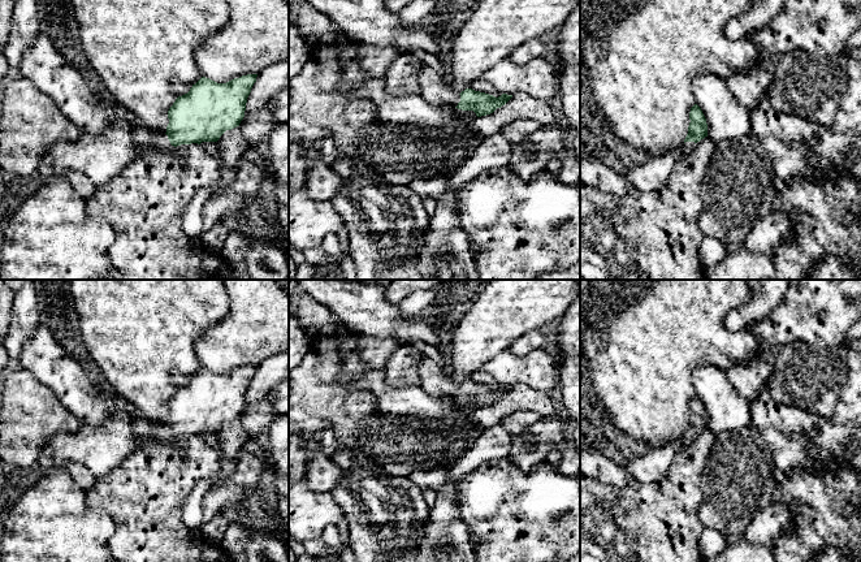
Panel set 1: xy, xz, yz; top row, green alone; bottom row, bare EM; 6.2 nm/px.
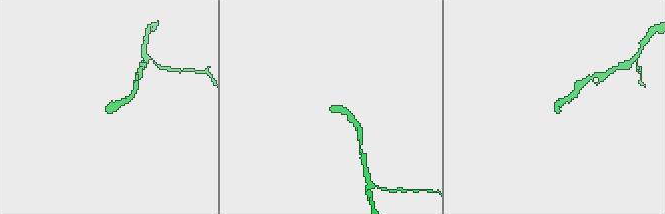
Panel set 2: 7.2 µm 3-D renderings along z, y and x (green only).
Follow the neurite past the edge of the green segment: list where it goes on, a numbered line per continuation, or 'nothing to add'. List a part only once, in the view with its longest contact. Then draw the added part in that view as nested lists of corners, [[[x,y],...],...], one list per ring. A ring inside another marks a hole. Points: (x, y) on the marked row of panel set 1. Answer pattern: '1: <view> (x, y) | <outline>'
1: xy (146, 138) | [[[137,124],[133,129],[133,140],[144,150],[157,148],[161,151],[170,151],[174,148],[166,134],[153,131],[140,124]]]

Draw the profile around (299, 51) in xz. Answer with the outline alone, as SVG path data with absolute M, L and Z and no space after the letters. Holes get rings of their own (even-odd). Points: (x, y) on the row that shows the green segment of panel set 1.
M293 22L289 26L289 79L300 73L310 59L311 51L311 47Z

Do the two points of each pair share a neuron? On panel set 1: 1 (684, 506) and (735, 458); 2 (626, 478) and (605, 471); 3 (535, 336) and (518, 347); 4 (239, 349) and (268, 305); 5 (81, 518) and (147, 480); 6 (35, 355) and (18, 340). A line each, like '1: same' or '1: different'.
1: different
2: same
3: same
4: same
5: different
6: different

